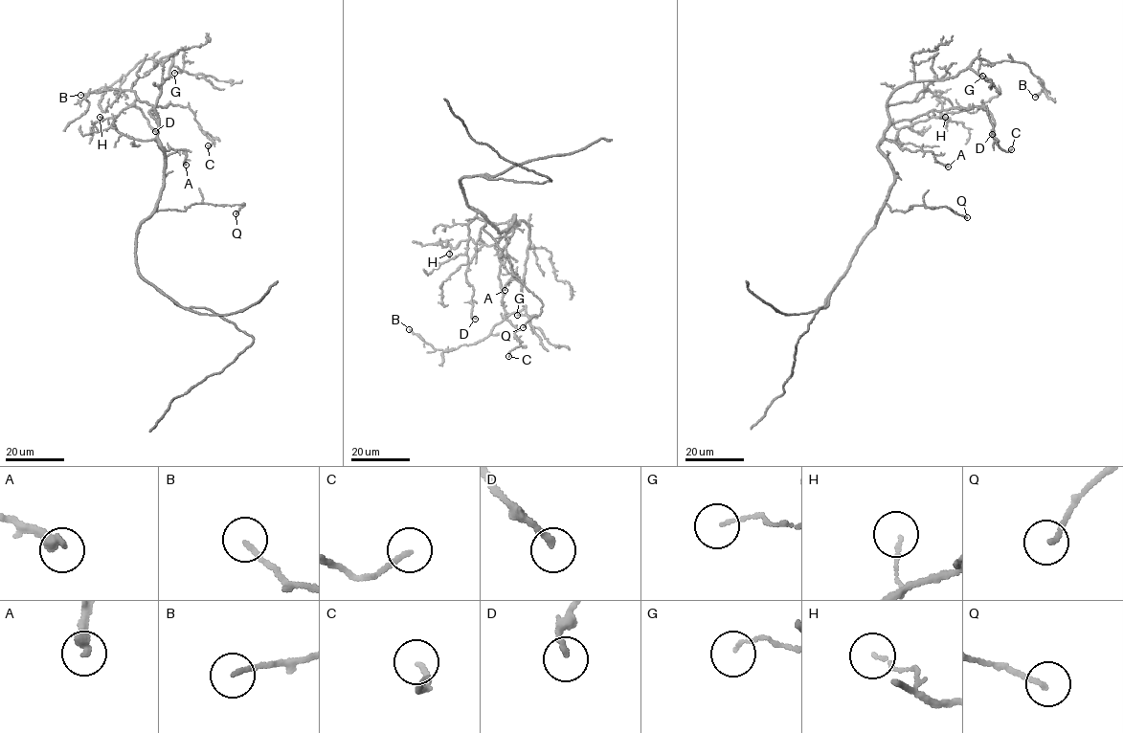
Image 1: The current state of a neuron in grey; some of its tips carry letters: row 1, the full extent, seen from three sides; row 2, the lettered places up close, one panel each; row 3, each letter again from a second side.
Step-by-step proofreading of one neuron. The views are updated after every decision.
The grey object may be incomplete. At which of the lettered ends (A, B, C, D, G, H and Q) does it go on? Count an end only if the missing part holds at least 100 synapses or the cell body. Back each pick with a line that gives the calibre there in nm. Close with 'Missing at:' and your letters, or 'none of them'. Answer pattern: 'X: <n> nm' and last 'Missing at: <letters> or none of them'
Missing at: none of them

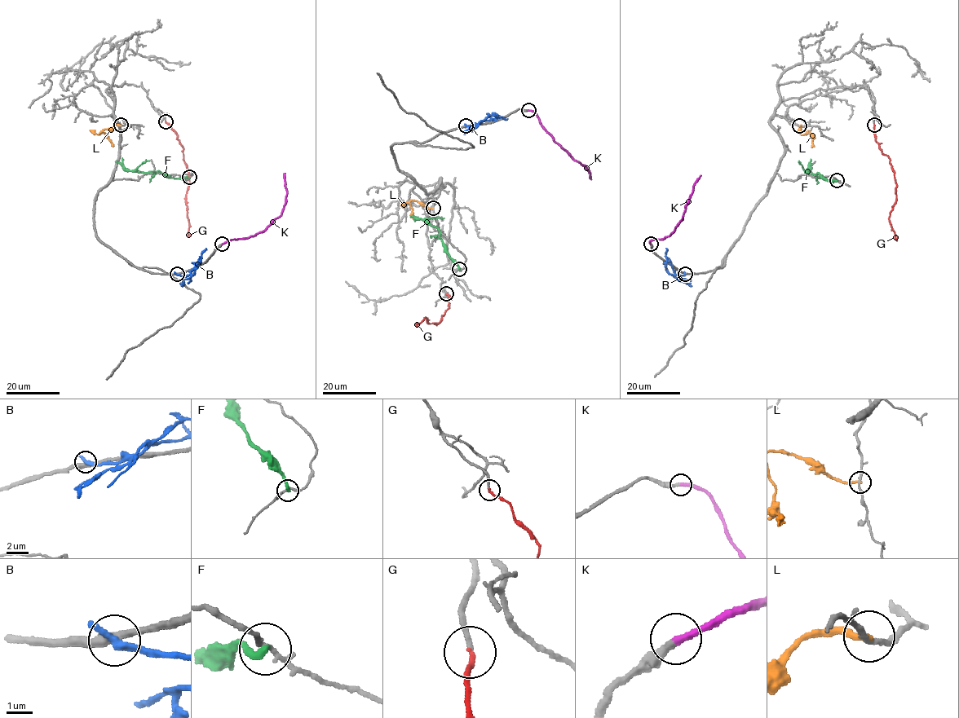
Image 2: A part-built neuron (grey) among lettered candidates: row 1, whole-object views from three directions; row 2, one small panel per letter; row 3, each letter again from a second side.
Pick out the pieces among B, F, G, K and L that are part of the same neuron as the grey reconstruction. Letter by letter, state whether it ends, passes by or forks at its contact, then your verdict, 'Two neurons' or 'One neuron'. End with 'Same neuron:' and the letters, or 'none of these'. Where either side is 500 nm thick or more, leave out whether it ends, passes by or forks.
B: It ends there. Two neurons
F: It ends there. Two neurons
G: It ends there. One neuron
K: It ends there. One neuron
L: It ends there. Two neurons
Same neuron: G, K

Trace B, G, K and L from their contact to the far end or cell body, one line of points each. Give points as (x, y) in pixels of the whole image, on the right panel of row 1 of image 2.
B: (684, 274), (674, 273), (670, 260), (665, 256), (665, 248)
G: (874, 125), (876, 139), (881, 151), (890, 159), (894, 173), (896, 200), (889, 221), (896, 240), (897, 235)
K: (651, 243), (651, 240), (669, 236), (683, 216), (693, 184), (701, 175)
L: (799, 126), (802, 125), (800, 134), (810, 134), (811, 147)

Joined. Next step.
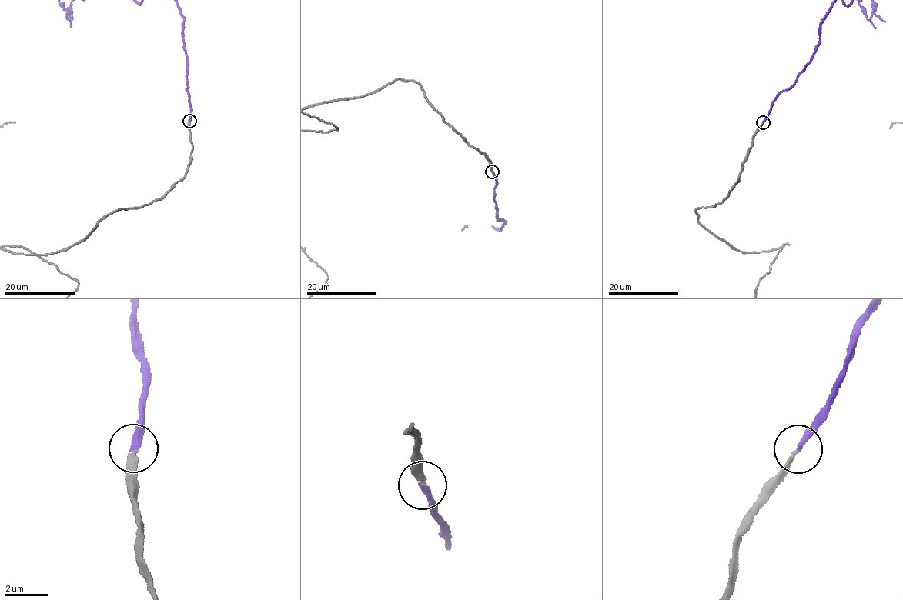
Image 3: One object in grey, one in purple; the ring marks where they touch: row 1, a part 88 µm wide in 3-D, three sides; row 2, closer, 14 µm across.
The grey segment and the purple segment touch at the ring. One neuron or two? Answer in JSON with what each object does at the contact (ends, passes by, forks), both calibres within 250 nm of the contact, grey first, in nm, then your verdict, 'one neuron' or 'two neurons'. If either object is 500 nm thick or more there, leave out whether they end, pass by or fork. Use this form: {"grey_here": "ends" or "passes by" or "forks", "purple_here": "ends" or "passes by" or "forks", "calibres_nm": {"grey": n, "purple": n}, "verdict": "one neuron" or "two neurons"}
{"grey_here": "ends", "purple_here": "ends", "calibres_nm": {"grey": 200, "purple": 280}, "verdict": "one neuron"}

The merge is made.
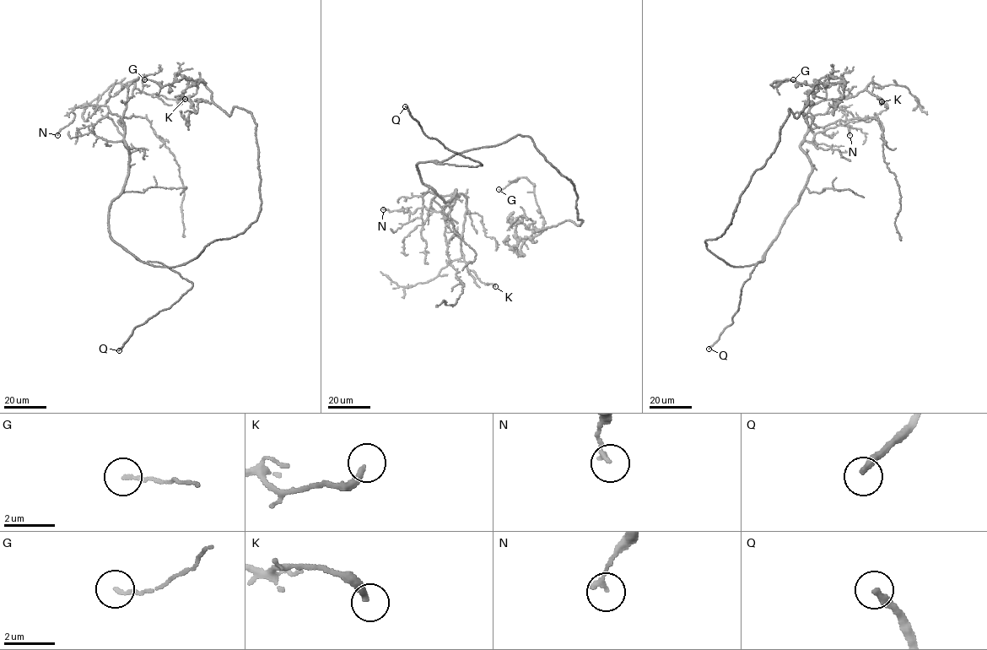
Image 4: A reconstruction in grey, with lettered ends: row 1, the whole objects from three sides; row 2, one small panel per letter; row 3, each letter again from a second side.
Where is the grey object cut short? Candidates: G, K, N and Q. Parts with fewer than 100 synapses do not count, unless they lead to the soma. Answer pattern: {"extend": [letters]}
{"extend": ["Q"]}

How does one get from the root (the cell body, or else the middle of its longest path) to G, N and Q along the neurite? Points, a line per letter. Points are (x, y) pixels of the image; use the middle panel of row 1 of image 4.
G: (461, 154), (528, 136), (574, 185), (581, 224), (566, 220), (542, 230), (534, 185), (519, 177), (498, 189)
N: (461, 154), (417, 165), (422, 182), (444, 201), (450, 201), (456, 190), (460, 194), (443, 210), (383, 209)
Q: (461, 154), (436, 162), (472, 167), (482, 165), (448, 150), (435, 139), (427, 136), (405, 106)

